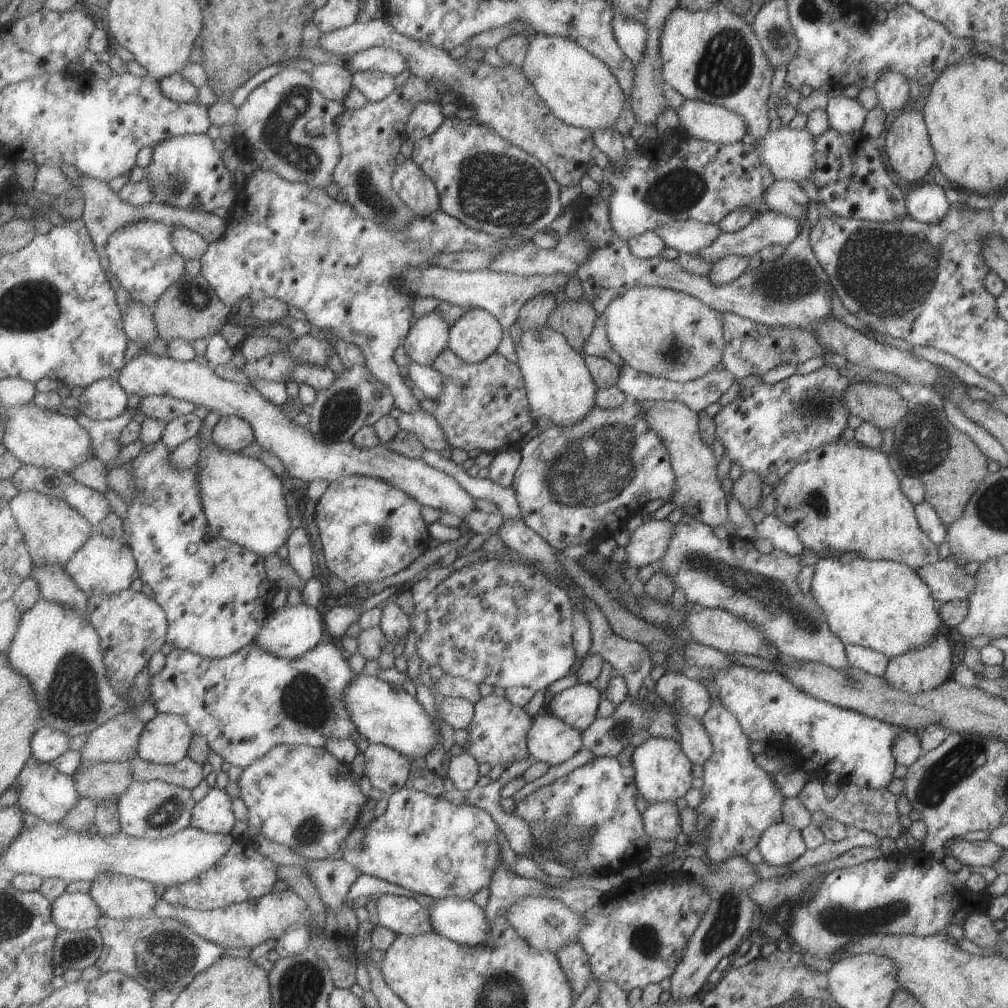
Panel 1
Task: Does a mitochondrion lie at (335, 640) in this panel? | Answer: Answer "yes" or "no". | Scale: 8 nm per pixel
no

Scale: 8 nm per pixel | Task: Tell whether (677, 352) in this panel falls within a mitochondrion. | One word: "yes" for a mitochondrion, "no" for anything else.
yes

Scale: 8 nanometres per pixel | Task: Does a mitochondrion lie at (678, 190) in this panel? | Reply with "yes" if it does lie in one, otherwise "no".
yes

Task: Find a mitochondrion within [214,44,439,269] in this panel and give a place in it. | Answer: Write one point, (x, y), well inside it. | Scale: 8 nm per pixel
(292, 106)

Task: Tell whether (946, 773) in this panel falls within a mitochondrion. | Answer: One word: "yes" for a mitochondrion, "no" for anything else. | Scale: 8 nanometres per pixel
yes

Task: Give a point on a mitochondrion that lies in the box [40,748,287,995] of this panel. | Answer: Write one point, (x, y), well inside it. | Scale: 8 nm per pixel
(163, 958)

